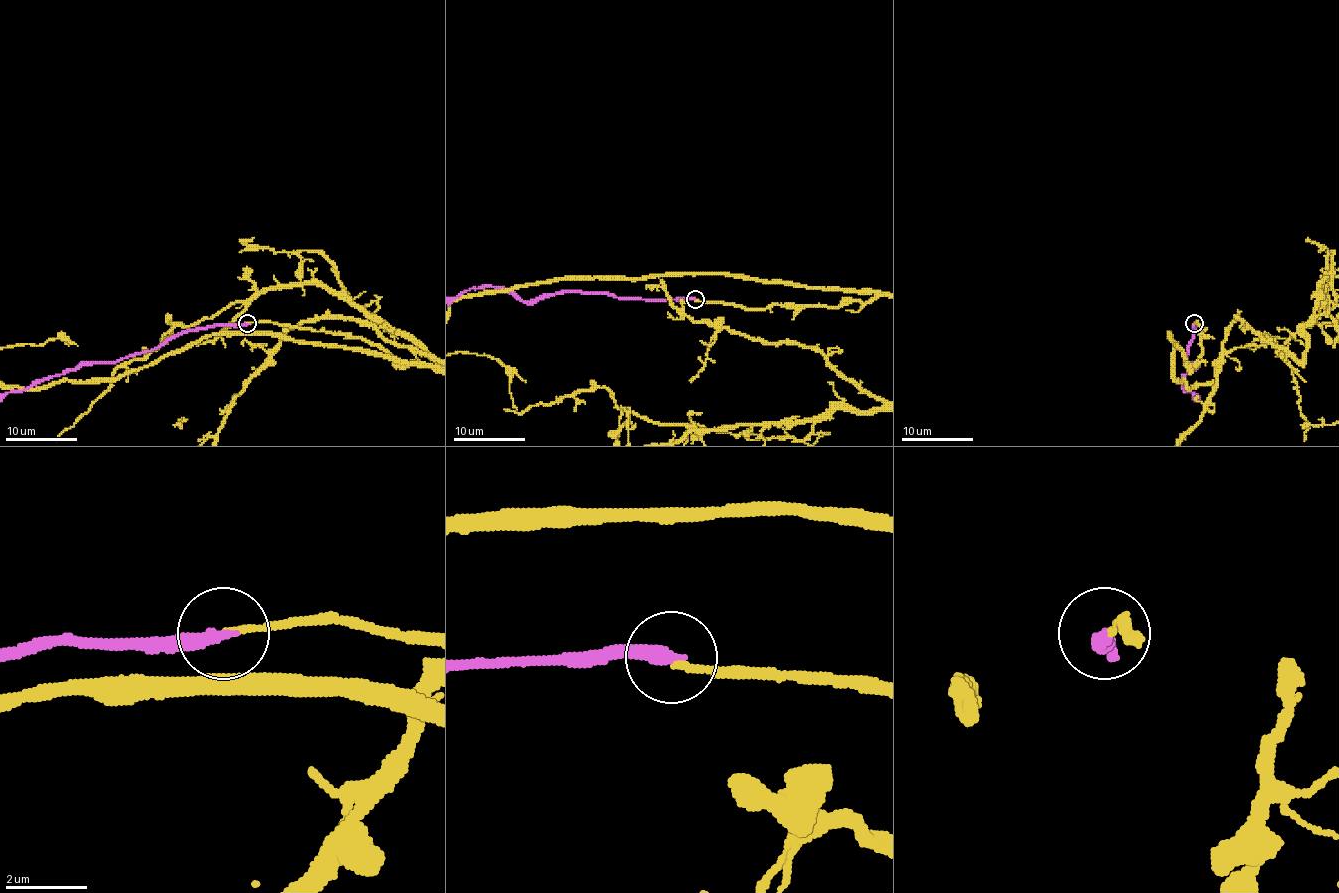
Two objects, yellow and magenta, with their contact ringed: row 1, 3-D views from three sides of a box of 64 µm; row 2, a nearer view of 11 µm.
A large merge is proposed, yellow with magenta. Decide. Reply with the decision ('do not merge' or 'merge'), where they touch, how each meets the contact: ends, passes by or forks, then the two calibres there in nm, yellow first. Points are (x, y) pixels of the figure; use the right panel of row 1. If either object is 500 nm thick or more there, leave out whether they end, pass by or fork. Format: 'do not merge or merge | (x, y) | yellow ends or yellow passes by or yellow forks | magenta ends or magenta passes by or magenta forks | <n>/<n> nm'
merge | (1194, 323) | yellow ends | magenta ends | 170/360 nm

